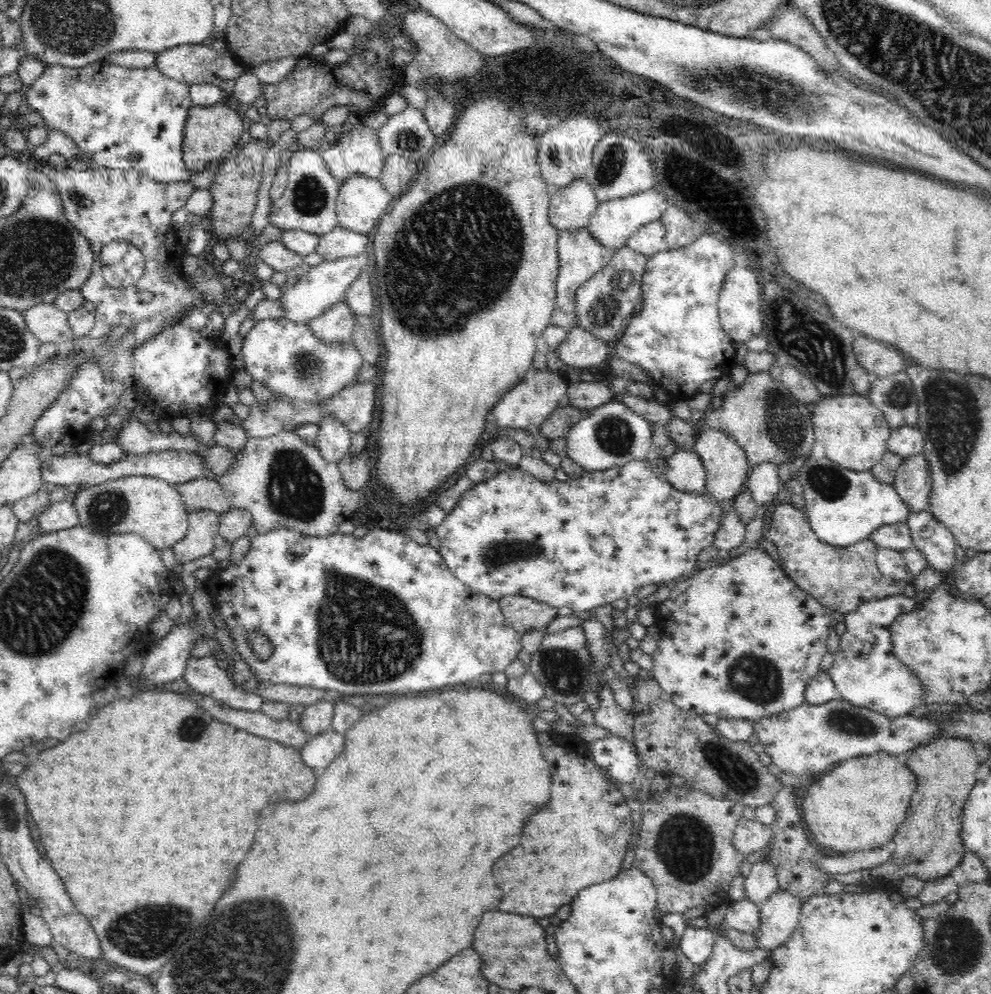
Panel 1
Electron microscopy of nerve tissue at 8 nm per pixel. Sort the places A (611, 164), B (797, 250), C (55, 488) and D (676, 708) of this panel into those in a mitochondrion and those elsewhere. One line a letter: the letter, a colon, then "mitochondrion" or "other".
A: mitochondrion
B: other
C: other
D: other

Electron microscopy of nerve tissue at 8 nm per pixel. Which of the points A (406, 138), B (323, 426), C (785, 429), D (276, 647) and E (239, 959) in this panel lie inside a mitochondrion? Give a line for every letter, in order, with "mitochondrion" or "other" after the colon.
A: mitochondrion
B: other
C: mitochondrion
D: other
E: mitochondrion

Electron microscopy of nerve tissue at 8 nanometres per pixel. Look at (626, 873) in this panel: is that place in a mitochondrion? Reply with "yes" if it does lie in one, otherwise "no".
no

